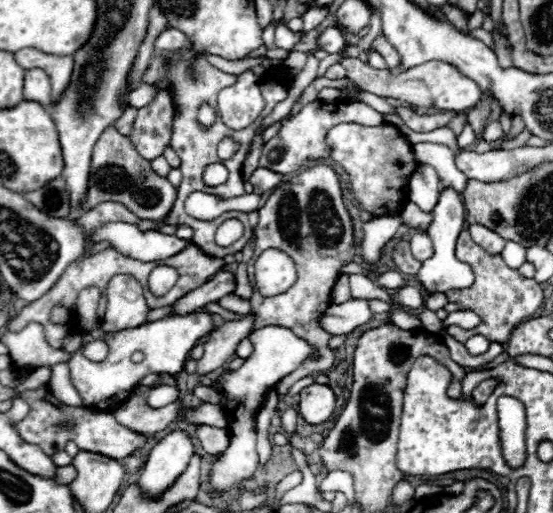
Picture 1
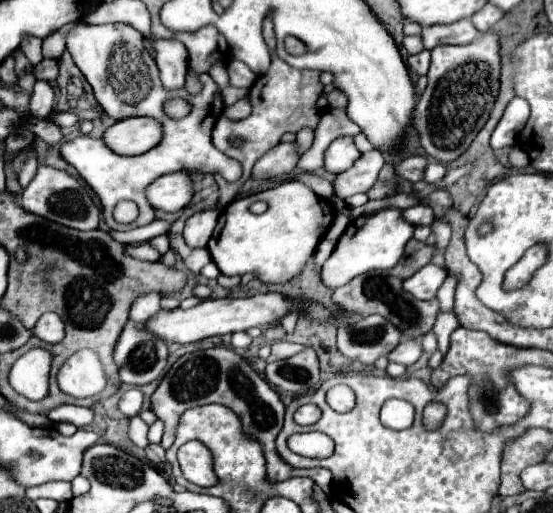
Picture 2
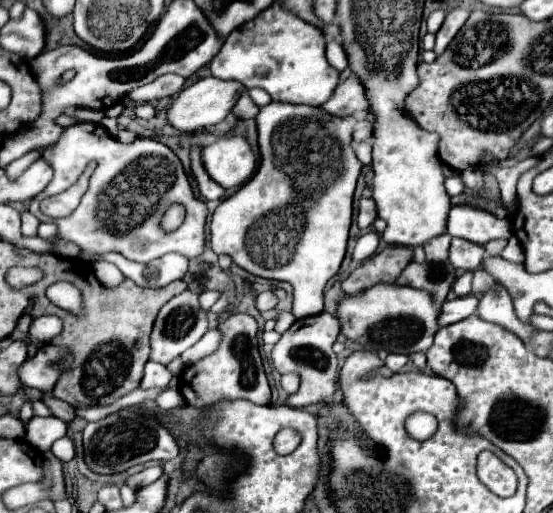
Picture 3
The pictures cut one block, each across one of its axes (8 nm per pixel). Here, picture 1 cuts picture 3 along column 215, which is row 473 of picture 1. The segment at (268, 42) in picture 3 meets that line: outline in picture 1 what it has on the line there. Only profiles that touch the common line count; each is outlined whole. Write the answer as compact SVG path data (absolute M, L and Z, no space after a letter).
M62 466L56 470L56 482L60 482L60 484L70 484L74 478L76 478L74 466Z

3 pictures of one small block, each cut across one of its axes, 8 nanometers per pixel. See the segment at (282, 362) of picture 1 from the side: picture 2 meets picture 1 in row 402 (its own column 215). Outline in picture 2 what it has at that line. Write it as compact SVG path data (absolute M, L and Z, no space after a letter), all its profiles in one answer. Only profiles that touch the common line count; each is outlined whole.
M287 180L270 190L257 193L256 198L258 198L256 201L268 202L270 208L264 214L252 214L248 210L248 206L254 203L254 195L238 198L224 208L224 212L218 218L218 226L208 242L212 260L226 276L242 276L250 272L250 274L258 274L258 280L262 280L264 284L280 284L292 280L304 270L318 242L324 238L326 230L334 222L336 216L334 206L330 200L321 199L313 191L307 191L306 184L294 180Z

